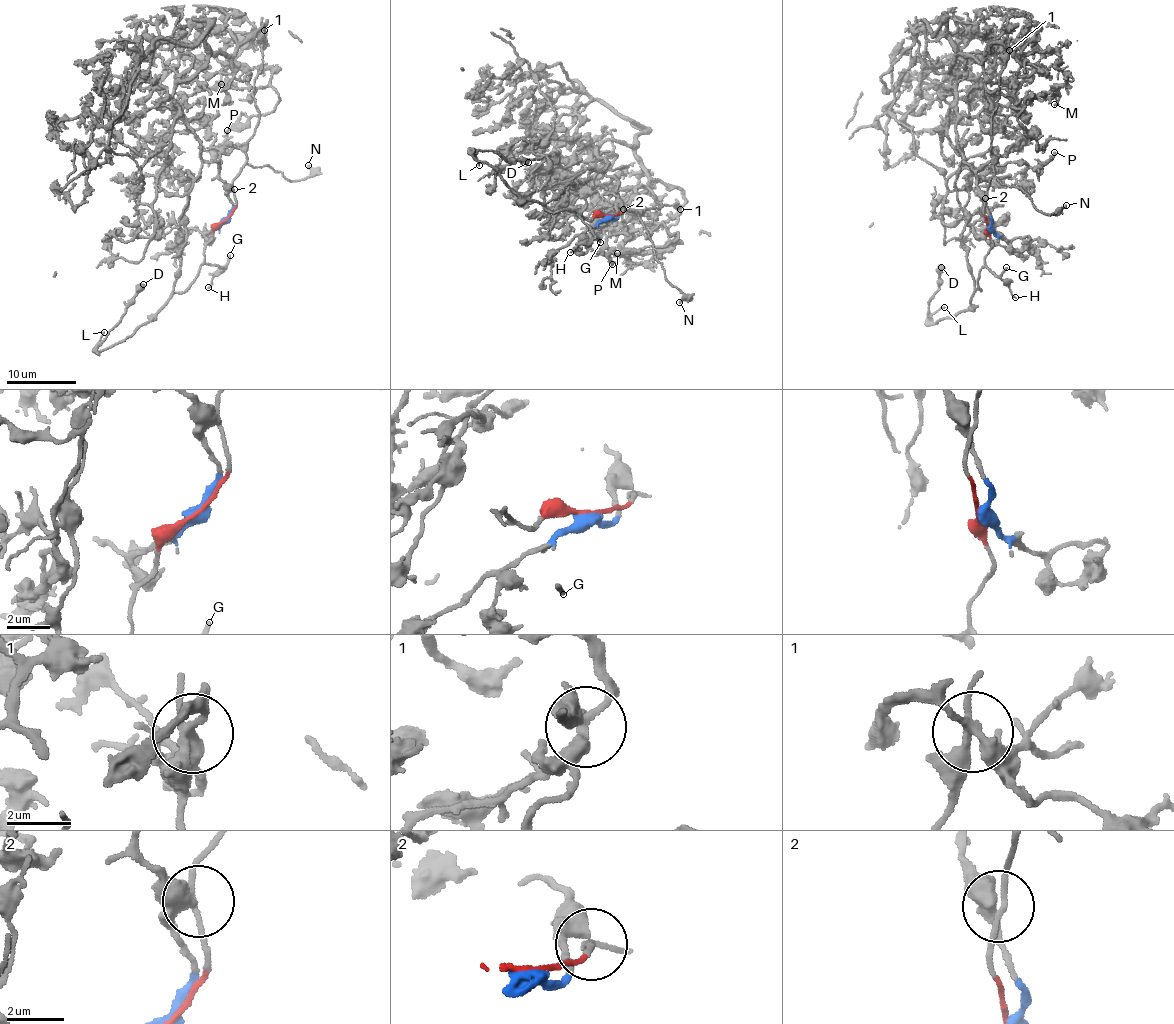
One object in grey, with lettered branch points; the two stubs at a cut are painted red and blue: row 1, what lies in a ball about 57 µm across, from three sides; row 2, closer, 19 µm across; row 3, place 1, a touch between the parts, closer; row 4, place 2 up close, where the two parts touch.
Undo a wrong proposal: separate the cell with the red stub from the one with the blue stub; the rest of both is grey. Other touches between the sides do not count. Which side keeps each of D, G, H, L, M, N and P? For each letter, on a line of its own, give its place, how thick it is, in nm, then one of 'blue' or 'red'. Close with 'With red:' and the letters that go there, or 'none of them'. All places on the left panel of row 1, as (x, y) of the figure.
D: place (143, 284); calibre 600 nm; red
G: place (230, 255); calibre 190 nm; red
H: place (208, 287); calibre 100 nm; red
L: place (104, 332); calibre 100 nm; red
M: place (221, 84); calibre 190 nm; blue
N: place (308, 165); calibre 170 nm; red
P: place (227, 130); calibre 100 nm; blue
With red: D, G, H, L, N

